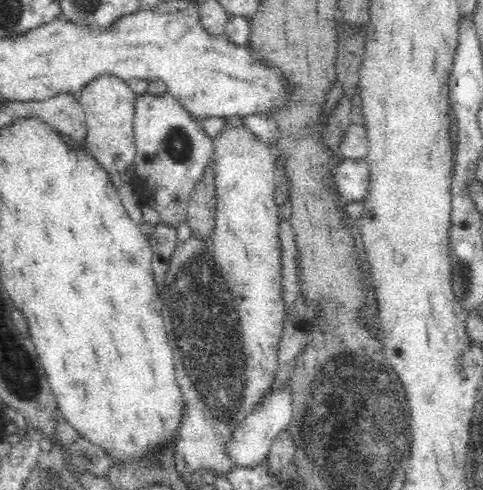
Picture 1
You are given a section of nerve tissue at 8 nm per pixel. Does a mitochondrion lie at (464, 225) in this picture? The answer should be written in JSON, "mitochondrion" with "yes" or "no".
{"mitochondrion":"no"}

